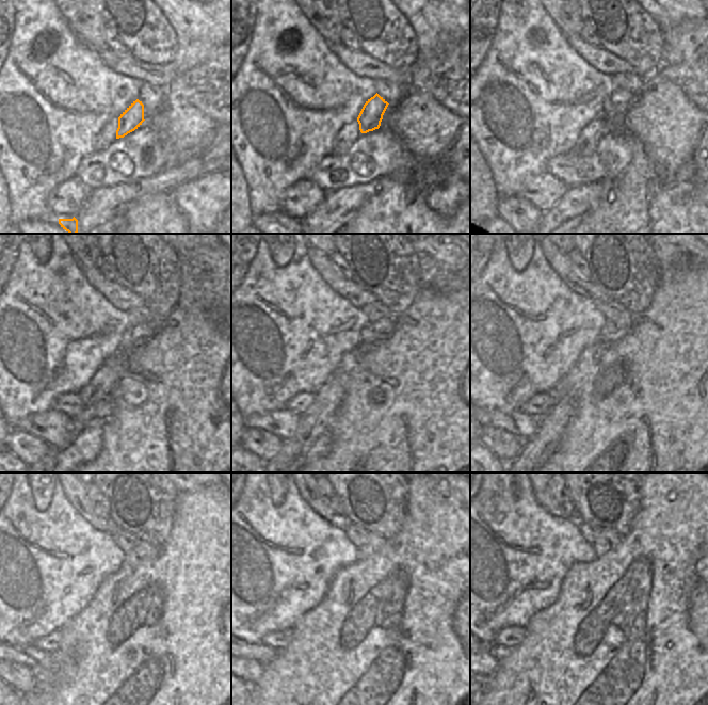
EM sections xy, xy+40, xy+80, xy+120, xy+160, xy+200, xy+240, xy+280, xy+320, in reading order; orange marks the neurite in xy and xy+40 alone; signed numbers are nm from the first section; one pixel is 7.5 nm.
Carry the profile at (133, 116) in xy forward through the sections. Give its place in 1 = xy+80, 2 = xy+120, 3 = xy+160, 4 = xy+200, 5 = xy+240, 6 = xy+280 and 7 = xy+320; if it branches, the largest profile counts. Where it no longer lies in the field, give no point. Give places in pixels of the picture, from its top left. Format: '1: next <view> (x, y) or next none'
1: next xy+80 (613, 106)
2: next xy+120 (133, 334)
3: next xy+160 (381, 327)
4: next xy+200 (612, 326)
5: next xy+240 (143, 551)
6: next xy+280 (374, 543)
7: next xy+320 (608, 540)

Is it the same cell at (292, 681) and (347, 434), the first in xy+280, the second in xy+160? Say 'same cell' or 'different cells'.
same cell

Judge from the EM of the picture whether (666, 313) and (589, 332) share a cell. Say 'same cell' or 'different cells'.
different cells

